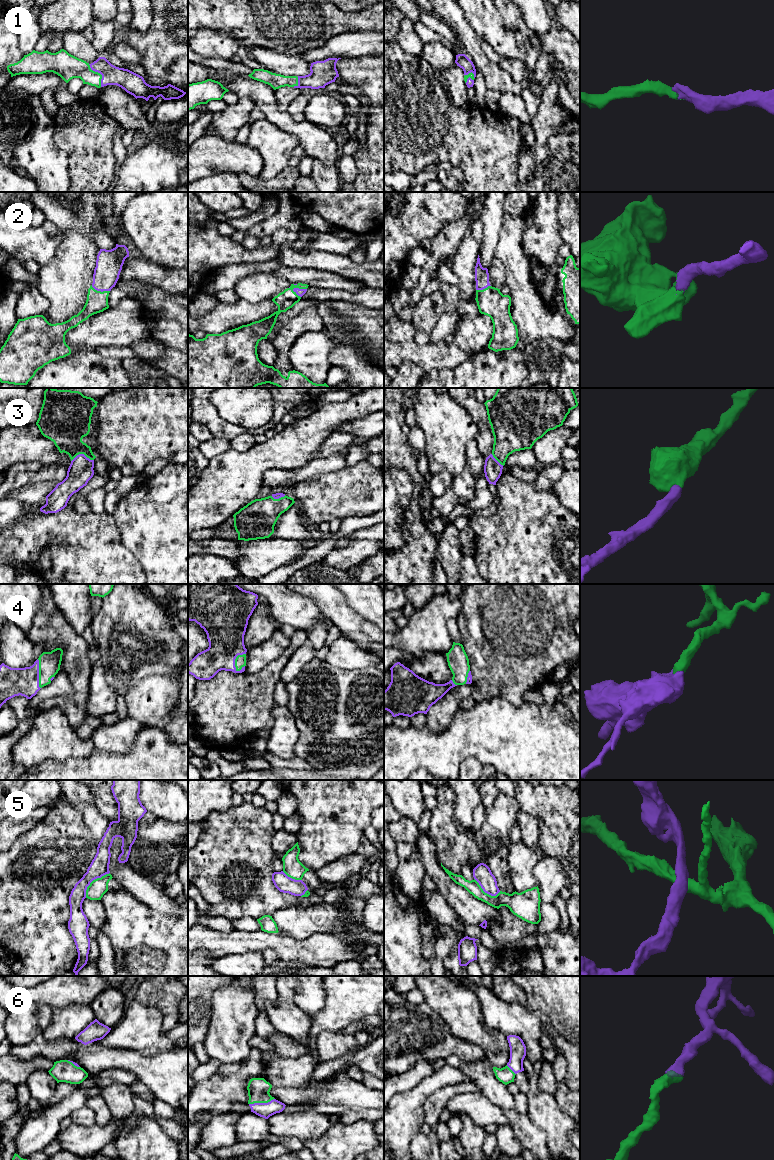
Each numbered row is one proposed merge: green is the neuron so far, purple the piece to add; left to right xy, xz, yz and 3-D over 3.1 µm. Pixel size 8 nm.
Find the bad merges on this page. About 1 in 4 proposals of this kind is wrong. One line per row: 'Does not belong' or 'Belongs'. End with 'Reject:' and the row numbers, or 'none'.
1: Belongs
2: Belongs
3: Belongs
4: Belongs
5: Does not belong
6: Belongs
Reject: 5

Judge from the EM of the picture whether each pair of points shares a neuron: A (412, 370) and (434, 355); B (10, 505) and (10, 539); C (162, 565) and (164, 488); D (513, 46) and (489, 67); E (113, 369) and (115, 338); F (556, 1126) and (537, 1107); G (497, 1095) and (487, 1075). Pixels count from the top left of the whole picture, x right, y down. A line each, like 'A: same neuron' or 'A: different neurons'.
A: different neurons
B: different neurons
C: same neuron
D: different neurons
E: different neurons
F: same neuron
G: same neuron

